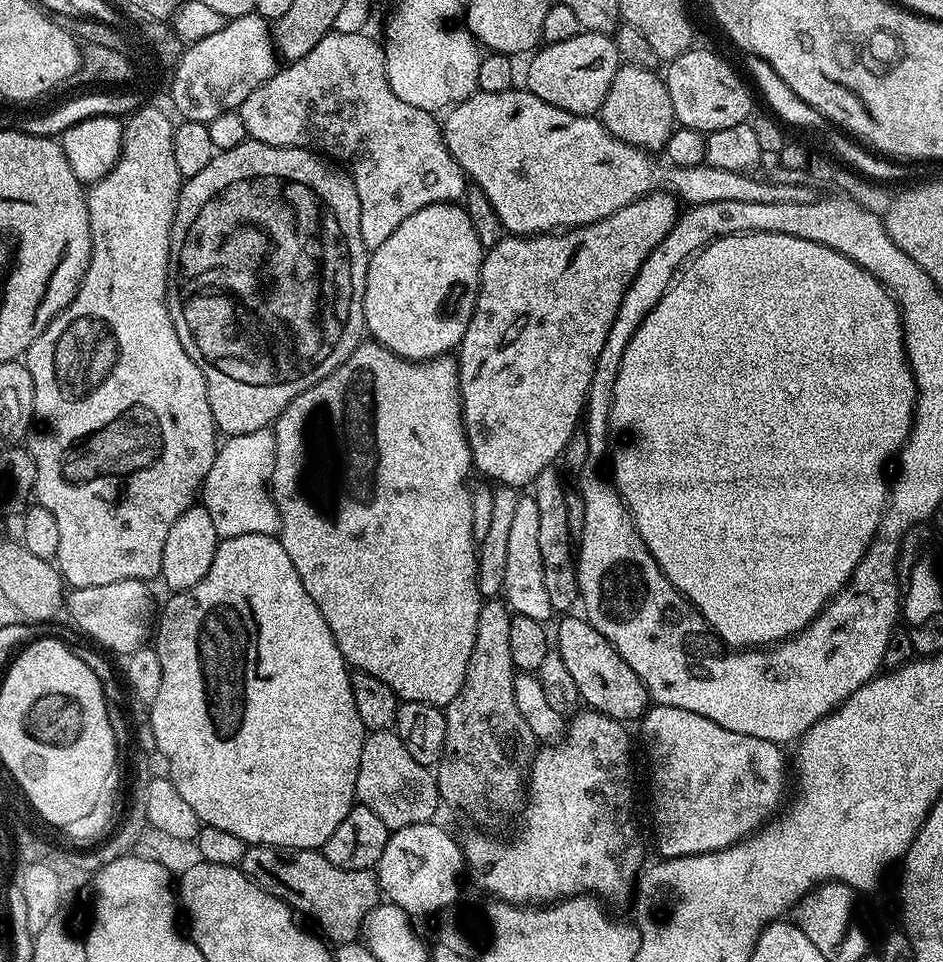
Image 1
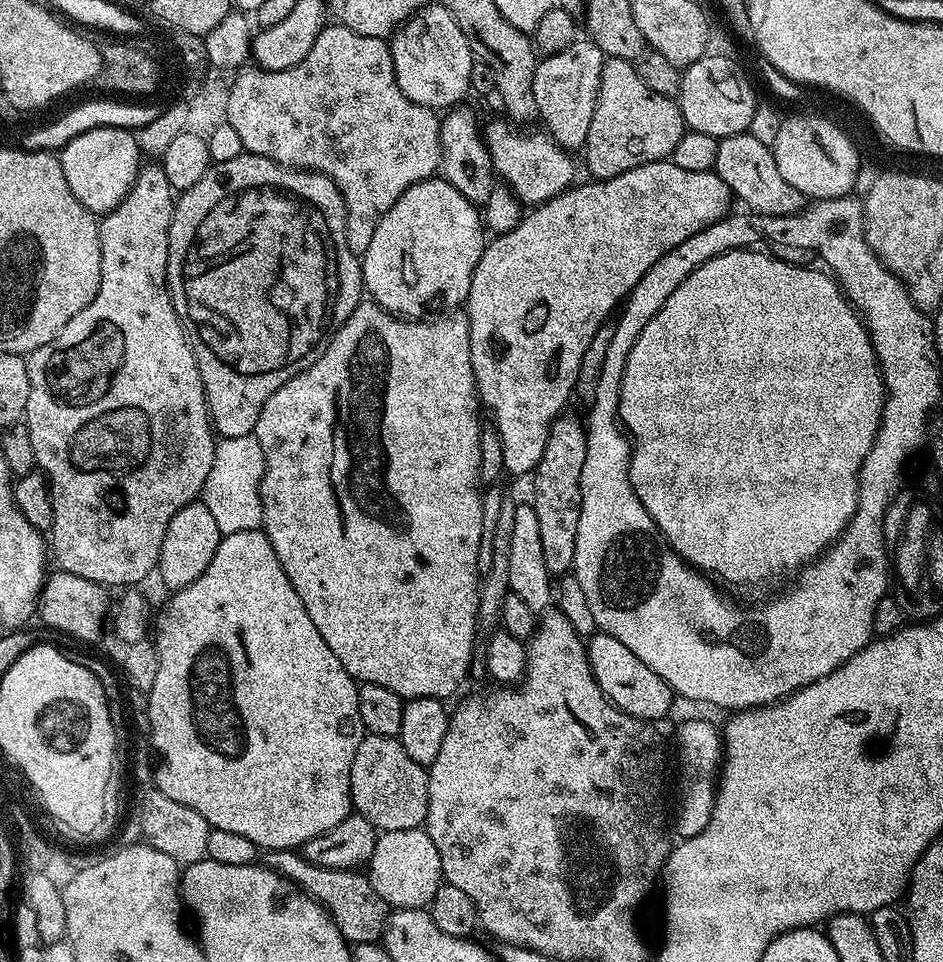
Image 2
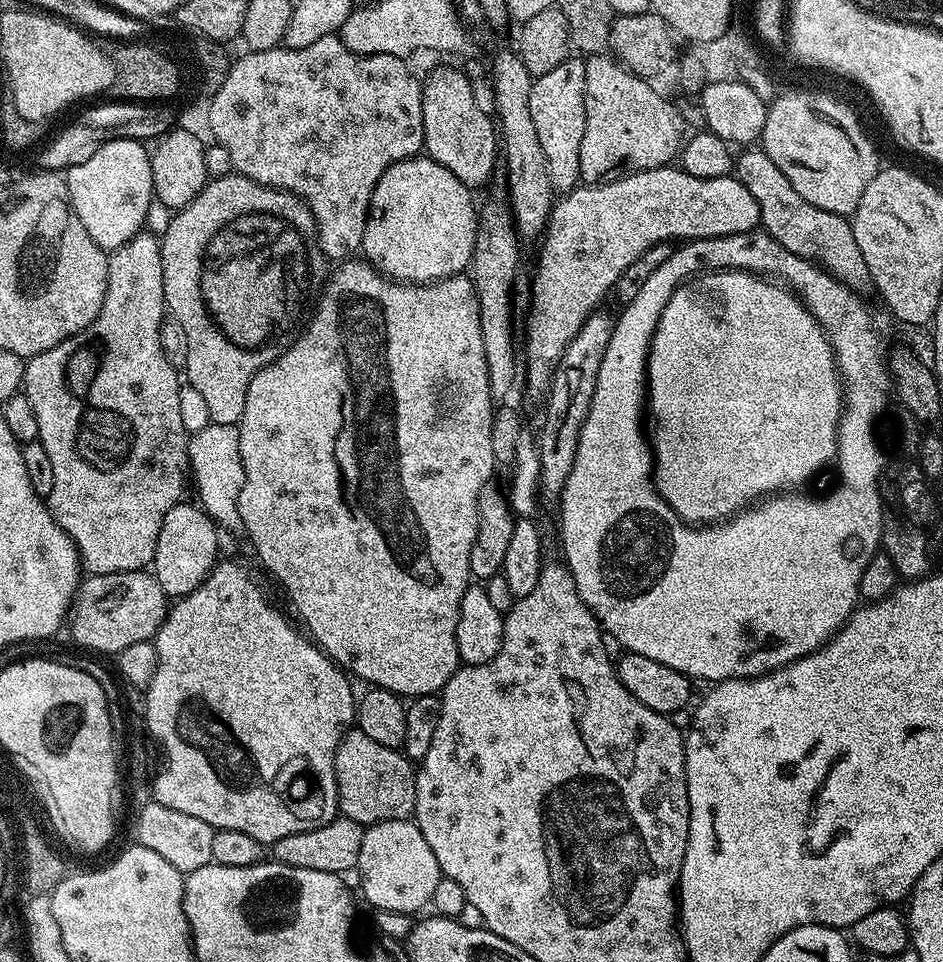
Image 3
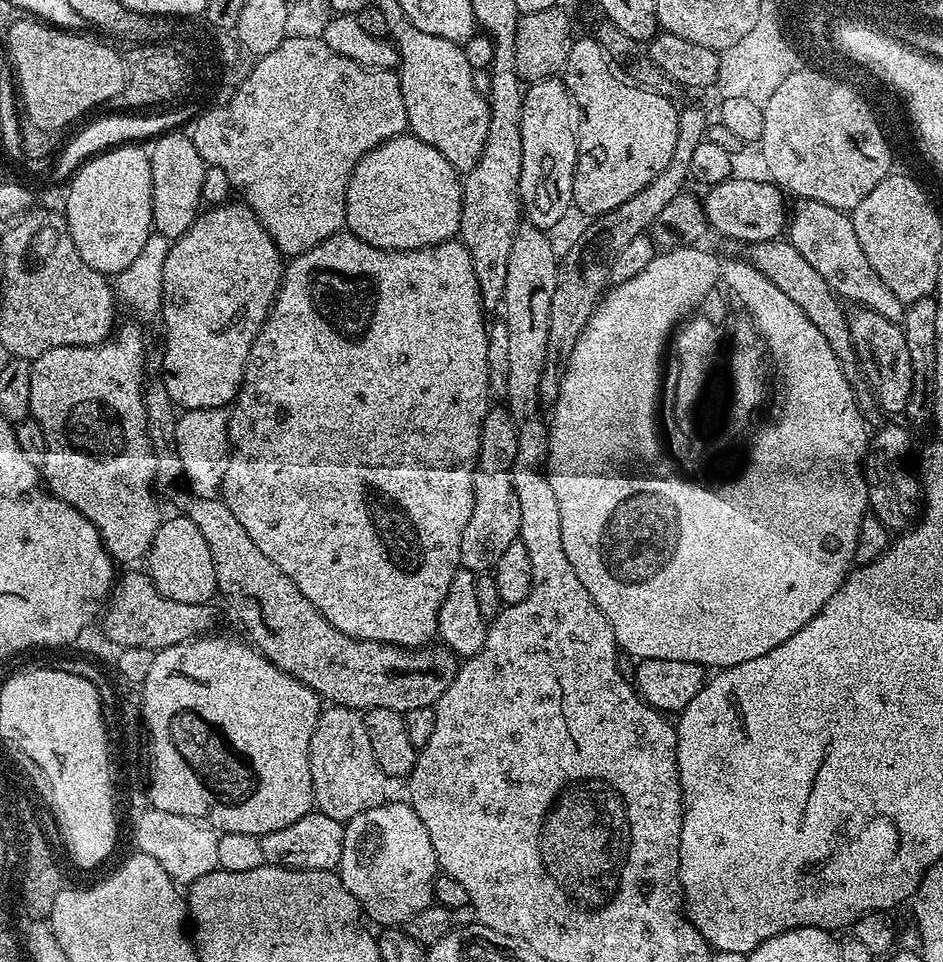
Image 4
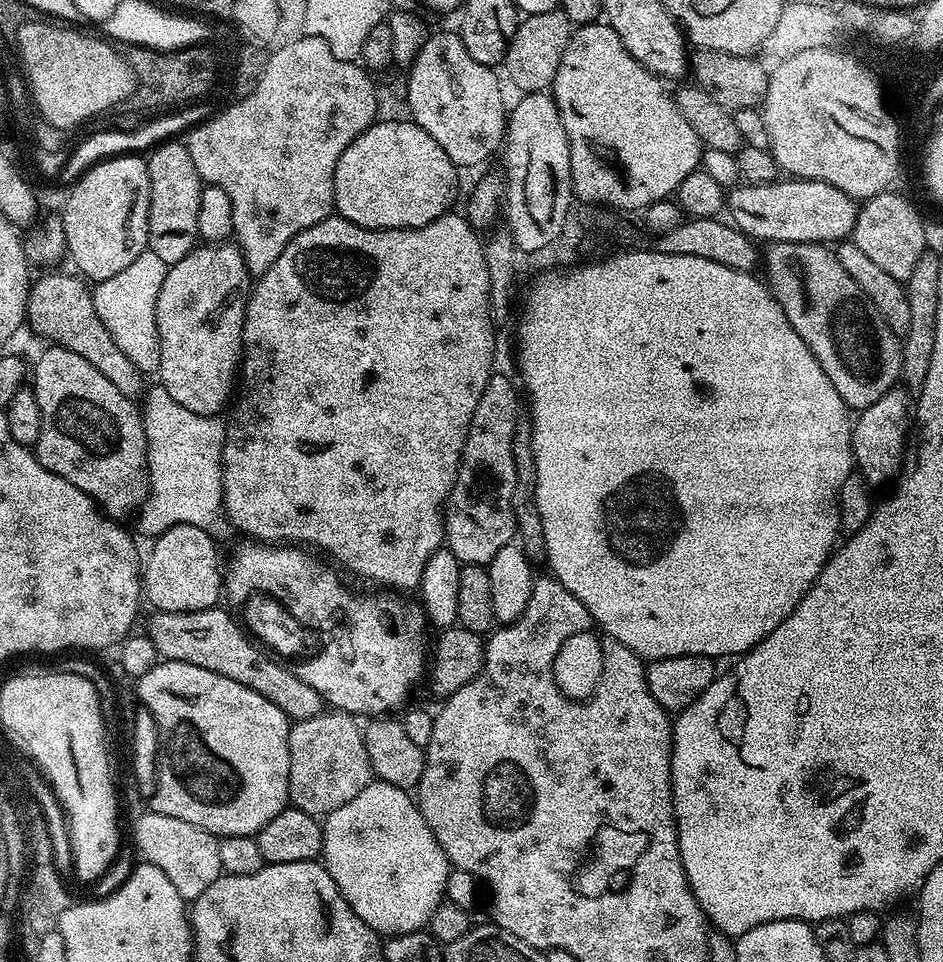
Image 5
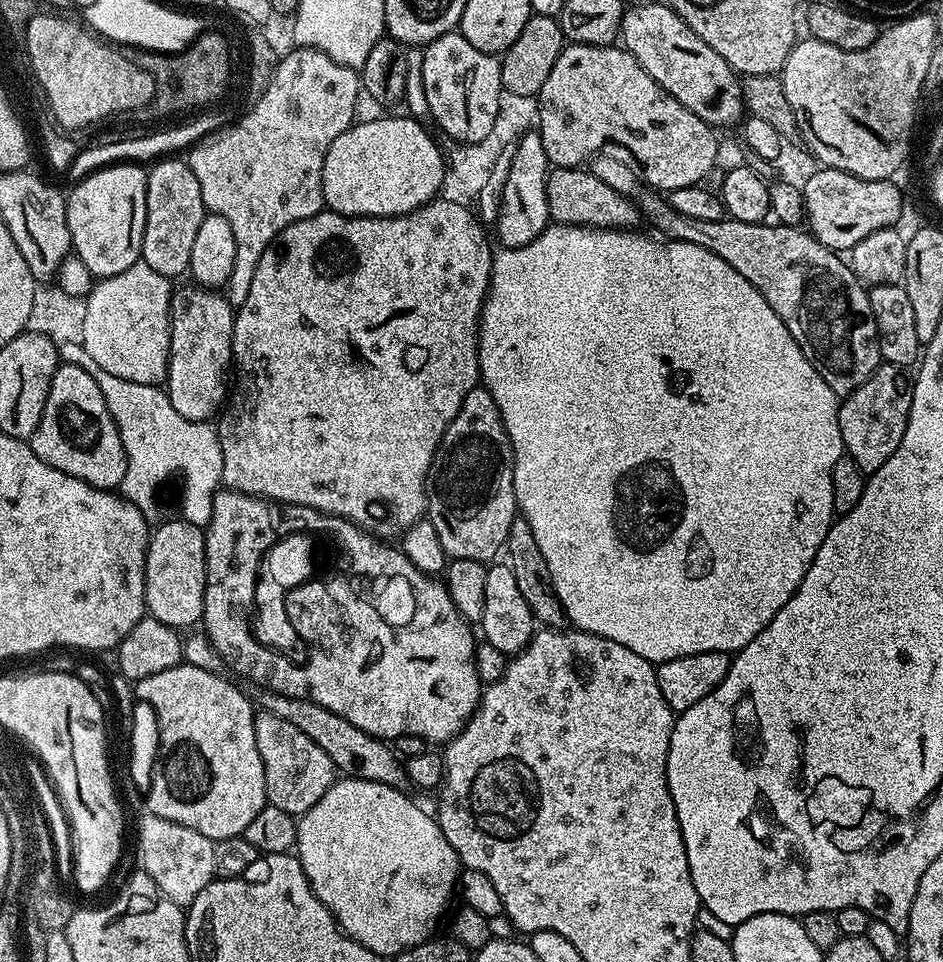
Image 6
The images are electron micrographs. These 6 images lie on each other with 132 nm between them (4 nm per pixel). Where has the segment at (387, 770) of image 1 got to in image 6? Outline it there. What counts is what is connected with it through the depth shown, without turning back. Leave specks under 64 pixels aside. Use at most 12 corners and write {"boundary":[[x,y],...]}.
{"boundary":[[261,711],[268,803],[303,816],[338,779],[318,742]]}

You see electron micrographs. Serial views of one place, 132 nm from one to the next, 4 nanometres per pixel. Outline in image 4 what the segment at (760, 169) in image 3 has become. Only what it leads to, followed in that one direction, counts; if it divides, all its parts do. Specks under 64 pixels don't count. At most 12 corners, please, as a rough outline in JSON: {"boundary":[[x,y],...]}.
{"boundary":[[797,199],[787,241],[837,297],[900,324],[851,215]]}

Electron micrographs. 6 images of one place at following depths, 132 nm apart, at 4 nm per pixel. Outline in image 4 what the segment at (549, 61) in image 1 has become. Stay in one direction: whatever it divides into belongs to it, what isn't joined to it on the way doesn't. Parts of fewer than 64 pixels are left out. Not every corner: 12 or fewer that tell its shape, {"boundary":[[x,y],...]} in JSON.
{"boundary":[[563,79],[522,102],[520,203],[545,230],[573,207],[576,130]]}

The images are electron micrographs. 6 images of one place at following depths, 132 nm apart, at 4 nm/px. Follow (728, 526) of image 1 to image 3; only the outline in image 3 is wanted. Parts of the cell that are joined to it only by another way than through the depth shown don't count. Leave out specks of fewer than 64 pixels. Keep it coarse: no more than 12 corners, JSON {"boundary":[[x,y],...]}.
{"boundary":[[712,270],[648,347],[685,524],[803,489],[844,390],[799,296]]}

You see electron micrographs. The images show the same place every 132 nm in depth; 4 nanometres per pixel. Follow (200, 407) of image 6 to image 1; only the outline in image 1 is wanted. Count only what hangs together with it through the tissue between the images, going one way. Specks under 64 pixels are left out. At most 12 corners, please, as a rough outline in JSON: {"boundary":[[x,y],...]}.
{"boundary":[[249,138],[181,183],[168,309],[225,437],[366,336],[358,190]]}

